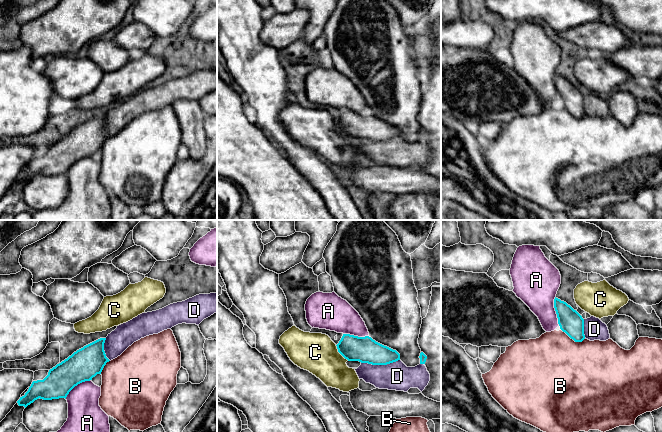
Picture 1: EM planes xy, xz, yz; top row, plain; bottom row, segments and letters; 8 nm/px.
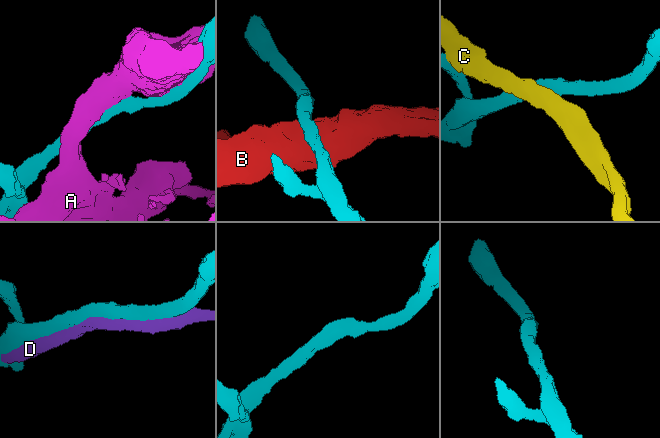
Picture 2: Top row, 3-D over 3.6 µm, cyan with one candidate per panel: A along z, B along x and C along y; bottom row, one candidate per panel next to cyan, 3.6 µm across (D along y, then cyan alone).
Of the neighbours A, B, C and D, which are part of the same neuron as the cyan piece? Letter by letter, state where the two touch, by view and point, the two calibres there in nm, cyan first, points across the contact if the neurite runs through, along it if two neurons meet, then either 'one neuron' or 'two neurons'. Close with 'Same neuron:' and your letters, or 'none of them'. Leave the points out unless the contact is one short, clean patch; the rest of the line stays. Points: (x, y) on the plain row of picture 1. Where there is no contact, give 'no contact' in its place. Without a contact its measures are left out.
A: contact yz (555, 86); calibres 190 and 340 nm; two neurons
B: contact yz (573, 115); calibres 190 and 480 nm; two neurons
C: contact xz (340, 129); calibres 200 and 320 nm; two neurons
D: contact xz (380, 140); calibres 200 and 220 nm; one neuron
Same neuron: D

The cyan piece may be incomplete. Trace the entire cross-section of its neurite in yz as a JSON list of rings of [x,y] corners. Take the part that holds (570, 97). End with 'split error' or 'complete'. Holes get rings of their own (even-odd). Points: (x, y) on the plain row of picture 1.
[[[556,73],[554,75],[554,84],[557,90],[560,105],[575,118],[582,118],[585,114],[590,117],[606,117],[610,114],[607,101],[603,99],[599,94],[591,92],[590,94],[583,95],[582,92],[570,81]]] | split error

